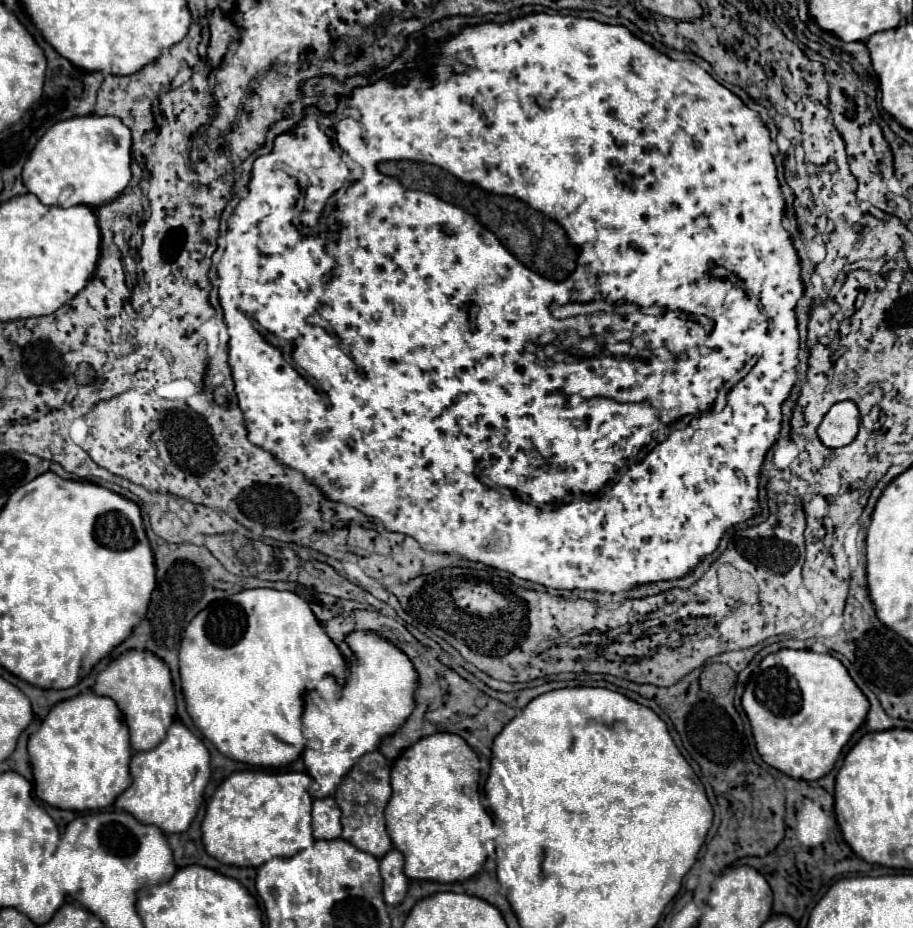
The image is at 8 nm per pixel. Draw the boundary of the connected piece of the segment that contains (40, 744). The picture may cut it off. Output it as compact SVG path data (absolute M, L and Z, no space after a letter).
M93 691L59 701L27 743L33 767L35 797L47 805L71 811L95 811L115 803L129 787L131 745L117 703Z

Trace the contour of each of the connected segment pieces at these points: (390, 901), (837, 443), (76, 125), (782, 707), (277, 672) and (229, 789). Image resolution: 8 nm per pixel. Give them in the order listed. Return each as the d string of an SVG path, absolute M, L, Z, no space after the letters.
M391 849L381 857L381 877L383 877L383 895L387 905L399 905L407 895L407 875L403 873L403 853Z
M841 401L829 409L817 433L823 445L837 449L855 439L859 431L859 421L861 421L861 415L857 405L853 401Z
M99 115L71 117L49 127L47 133L39 139L35 149L31 151L31 157L23 166L23 183L29 189L29 193L39 197L43 205L57 207L87 205L95 209L113 201L127 187L131 179L129 165L131 165L131 131L121 123L121 119Z
M781 649L767 655L751 673L741 705L751 719L761 759L777 771L803 781L827 775L841 749L865 721L869 701L849 677L845 665L829 653Z
M247 589L211 603L187 625L179 649L179 671L187 711L195 727L223 755L249 765L281 767L293 763L305 749L301 733L305 683L323 679L329 673L343 683L345 659L329 641L305 599L291 591Z
M237 771L229 775L213 793L207 803L207 815L201 823L203 845L205 851L227 865L237 867L261 867L265 861L273 857L291 857L301 849L313 845L311 831L311 795L307 791L311 777L307 773L287 771L287 773L271 773L271 771Z

